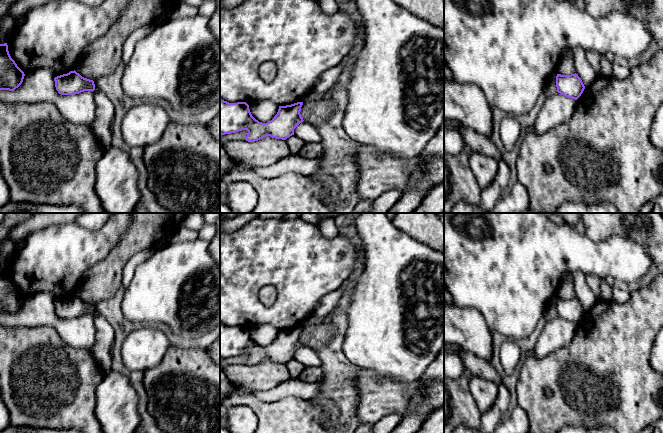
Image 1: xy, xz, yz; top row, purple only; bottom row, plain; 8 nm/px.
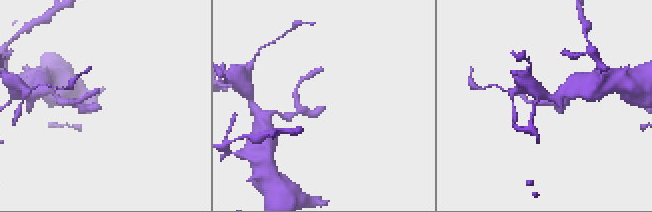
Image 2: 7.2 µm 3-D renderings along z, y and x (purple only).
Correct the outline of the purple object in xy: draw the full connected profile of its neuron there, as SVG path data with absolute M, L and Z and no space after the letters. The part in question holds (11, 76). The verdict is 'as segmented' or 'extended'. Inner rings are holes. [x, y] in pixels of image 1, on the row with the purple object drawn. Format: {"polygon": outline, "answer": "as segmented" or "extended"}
{"polygon": "M7 43L0 44L0 90L14 91L22 84L24 76L11 58Z", "answer": "as segmented"}

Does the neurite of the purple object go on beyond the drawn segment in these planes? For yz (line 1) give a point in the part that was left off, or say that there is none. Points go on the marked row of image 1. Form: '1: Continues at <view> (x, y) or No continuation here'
1: No continuation here

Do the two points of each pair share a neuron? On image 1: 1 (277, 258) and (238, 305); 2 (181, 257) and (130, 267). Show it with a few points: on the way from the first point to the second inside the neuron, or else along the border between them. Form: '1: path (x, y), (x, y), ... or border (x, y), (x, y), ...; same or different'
1: path (265, 270), (242, 293); same
2: border (154, 249), (137, 267), (131, 282), (127, 286); different

